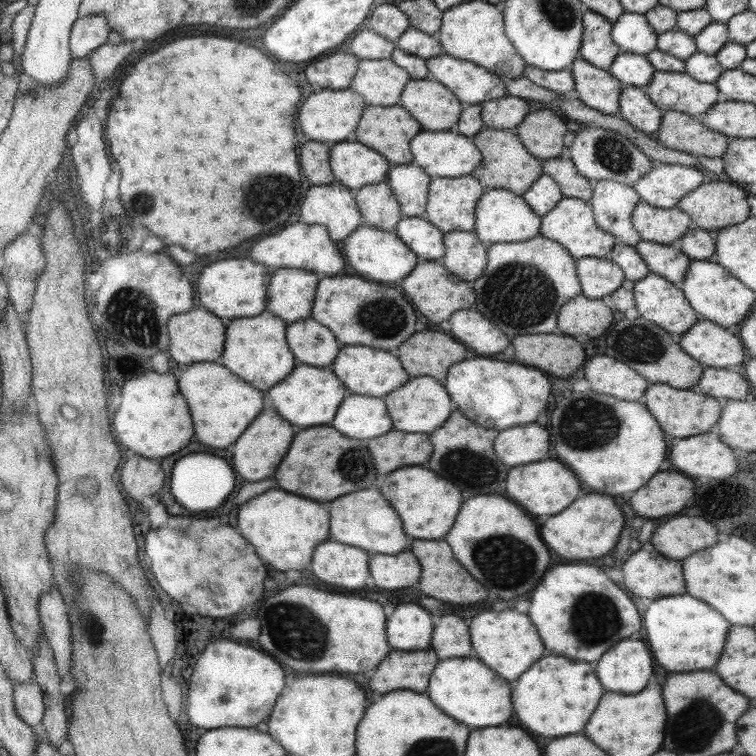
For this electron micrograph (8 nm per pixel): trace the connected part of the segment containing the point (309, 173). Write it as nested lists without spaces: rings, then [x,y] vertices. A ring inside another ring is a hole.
[[[305,142],[299,148],[299,166],[311,184],[328,185],[335,181],[329,164],[330,144]]]

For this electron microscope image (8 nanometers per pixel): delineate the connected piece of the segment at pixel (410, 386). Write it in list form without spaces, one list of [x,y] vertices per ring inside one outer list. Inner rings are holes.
[[[428,376],[410,378],[405,384],[387,393],[382,399],[385,401],[389,418],[393,420],[392,429],[406,433],[432,433],[456,409],[445,387]]]

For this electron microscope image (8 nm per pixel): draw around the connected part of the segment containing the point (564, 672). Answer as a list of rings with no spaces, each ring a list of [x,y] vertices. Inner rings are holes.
[[[549,654],[537,660],[533,666],[529,666],[529,670],[525,670],[517,678],[511,690],[511,702],[517,720],[529,732],[557,738],[557,736],[581,732],[585,722],[589,720],[589,714],[593,714],[601,694],[603,688],[595,678],[593,666]]]

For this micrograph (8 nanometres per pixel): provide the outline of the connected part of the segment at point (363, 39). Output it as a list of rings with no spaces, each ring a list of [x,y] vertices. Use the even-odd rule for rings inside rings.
[[[369,28],[356,31],[355,36],[350,40],[349,54],[358,59],[389,59],[396,48],[394,42],[382,38]]]

